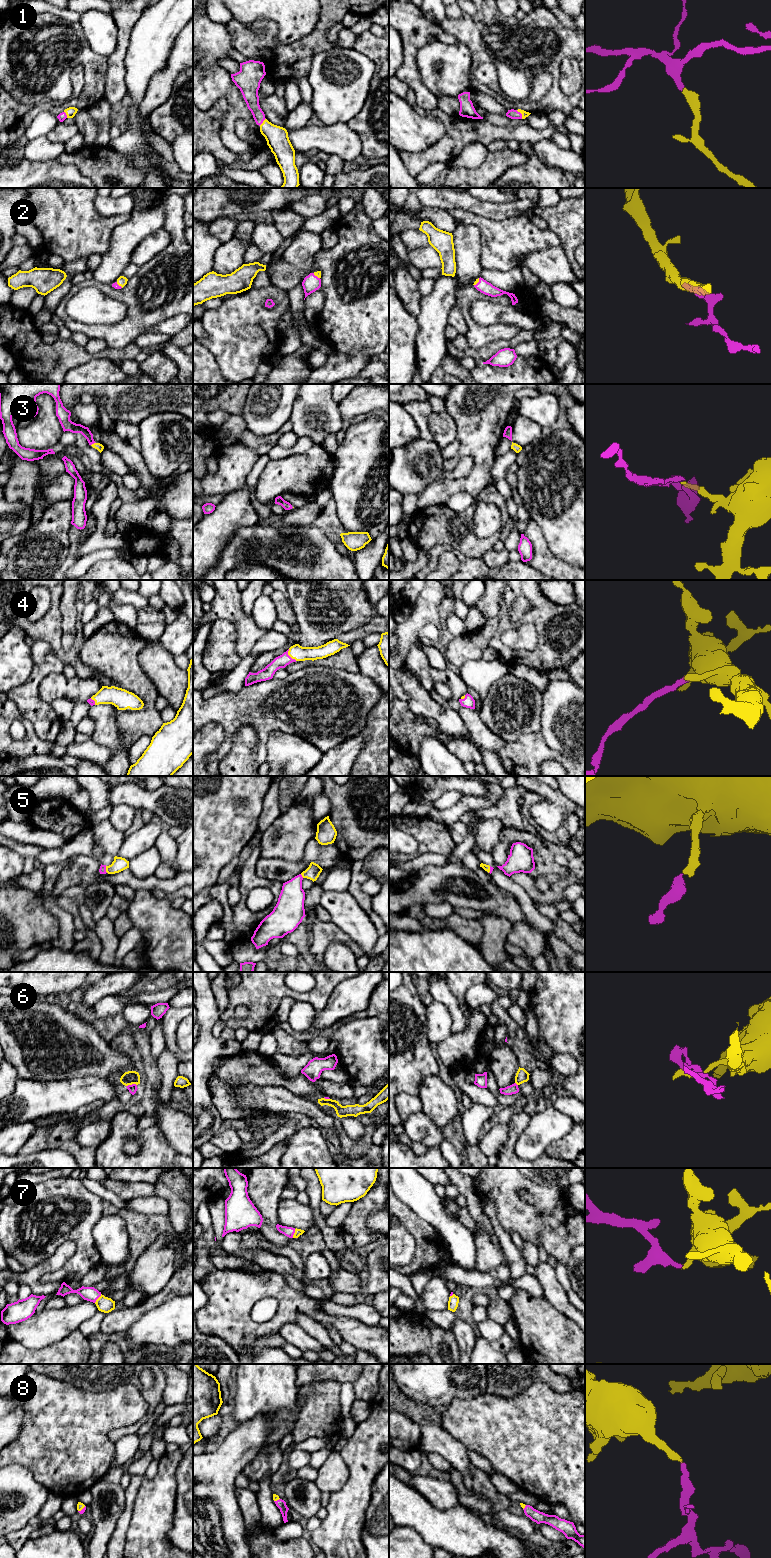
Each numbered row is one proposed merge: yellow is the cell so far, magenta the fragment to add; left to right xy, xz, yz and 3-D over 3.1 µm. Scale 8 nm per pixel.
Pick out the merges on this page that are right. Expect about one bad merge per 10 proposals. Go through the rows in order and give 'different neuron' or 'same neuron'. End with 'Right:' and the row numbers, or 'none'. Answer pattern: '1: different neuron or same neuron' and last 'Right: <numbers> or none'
1: same neuron
2: same neuron
3: same neuron
4: same neuron
5: same neuron
6: different neuron
7: same neuron
8: same neuron
Right: 1, 2, 3, 4, 5, 7, 8

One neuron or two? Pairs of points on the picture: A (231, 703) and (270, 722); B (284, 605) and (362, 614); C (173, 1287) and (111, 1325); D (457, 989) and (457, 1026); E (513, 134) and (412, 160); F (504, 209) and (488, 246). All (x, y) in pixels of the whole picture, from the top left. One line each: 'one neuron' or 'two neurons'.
A: one neuron
B: two neurons
C: one neuron
D: two neurons
E: one neuron
F: two neurons

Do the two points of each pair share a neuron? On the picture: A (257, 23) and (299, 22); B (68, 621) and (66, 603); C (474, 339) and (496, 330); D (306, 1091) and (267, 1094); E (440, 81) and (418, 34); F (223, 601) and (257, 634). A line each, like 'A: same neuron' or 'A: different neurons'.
A: same neuron
B: same neuron
C: same neuron
D: different neurons
E: different neurons
F: same neuron

